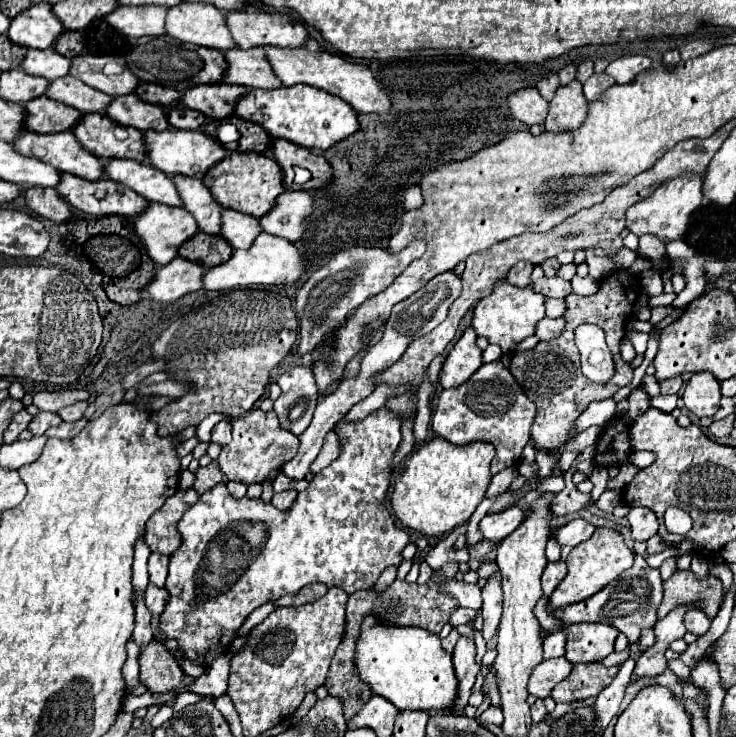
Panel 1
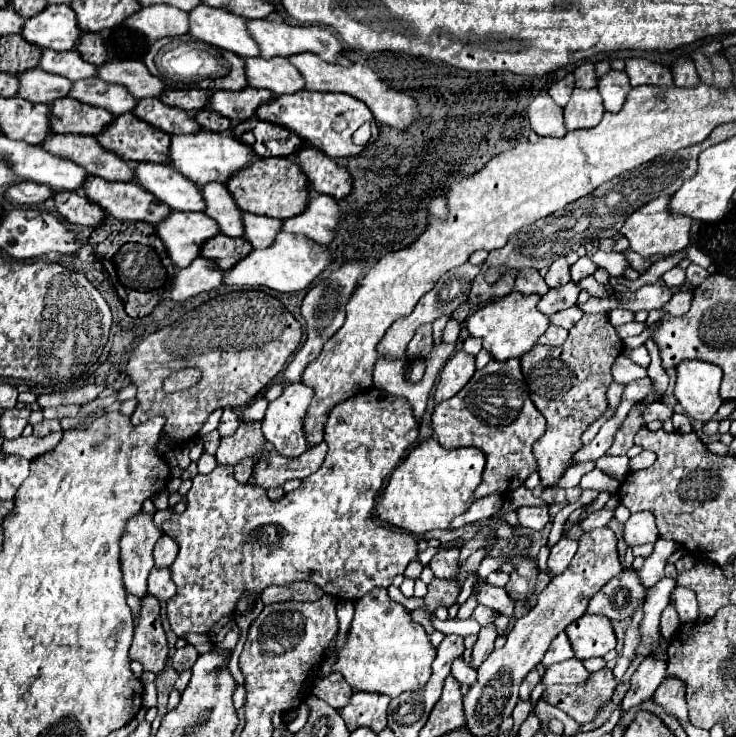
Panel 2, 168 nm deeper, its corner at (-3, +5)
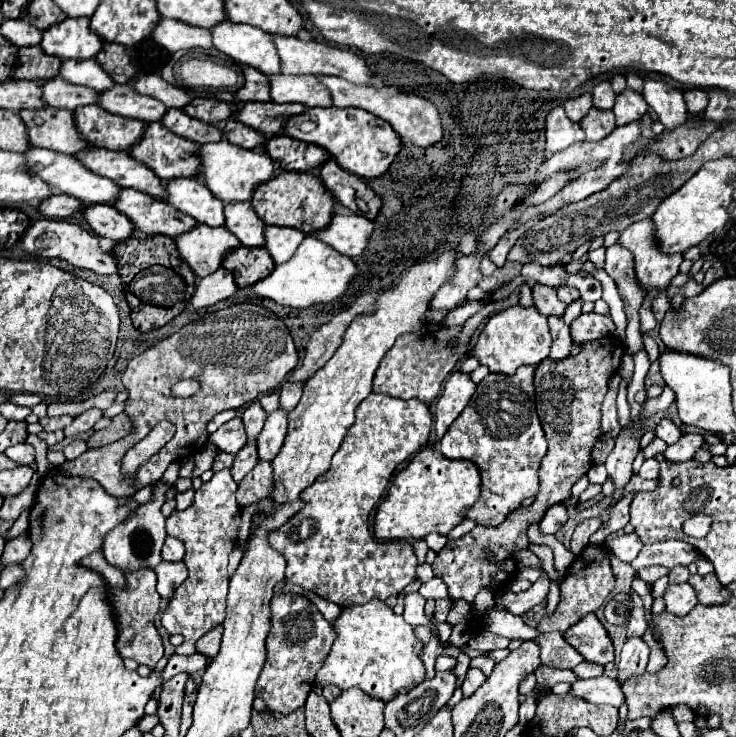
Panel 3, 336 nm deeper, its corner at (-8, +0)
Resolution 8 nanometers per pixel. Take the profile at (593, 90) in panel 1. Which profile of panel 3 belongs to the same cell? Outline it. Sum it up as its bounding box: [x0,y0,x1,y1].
[613,90,649,126]

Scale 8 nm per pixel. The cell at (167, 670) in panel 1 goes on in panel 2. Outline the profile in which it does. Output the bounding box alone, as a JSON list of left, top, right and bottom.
[130,595,170,675]

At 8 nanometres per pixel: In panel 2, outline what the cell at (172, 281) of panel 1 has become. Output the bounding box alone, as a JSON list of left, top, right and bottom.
[168,257,224,301]

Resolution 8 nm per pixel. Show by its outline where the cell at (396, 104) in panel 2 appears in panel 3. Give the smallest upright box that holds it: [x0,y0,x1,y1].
[319,76,443,148]

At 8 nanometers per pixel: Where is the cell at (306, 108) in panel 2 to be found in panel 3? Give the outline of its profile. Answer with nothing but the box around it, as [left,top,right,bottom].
[285,108,401,178]

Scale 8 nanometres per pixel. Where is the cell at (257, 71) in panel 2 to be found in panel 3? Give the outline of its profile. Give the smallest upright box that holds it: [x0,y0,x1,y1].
[269,76,331,108]

